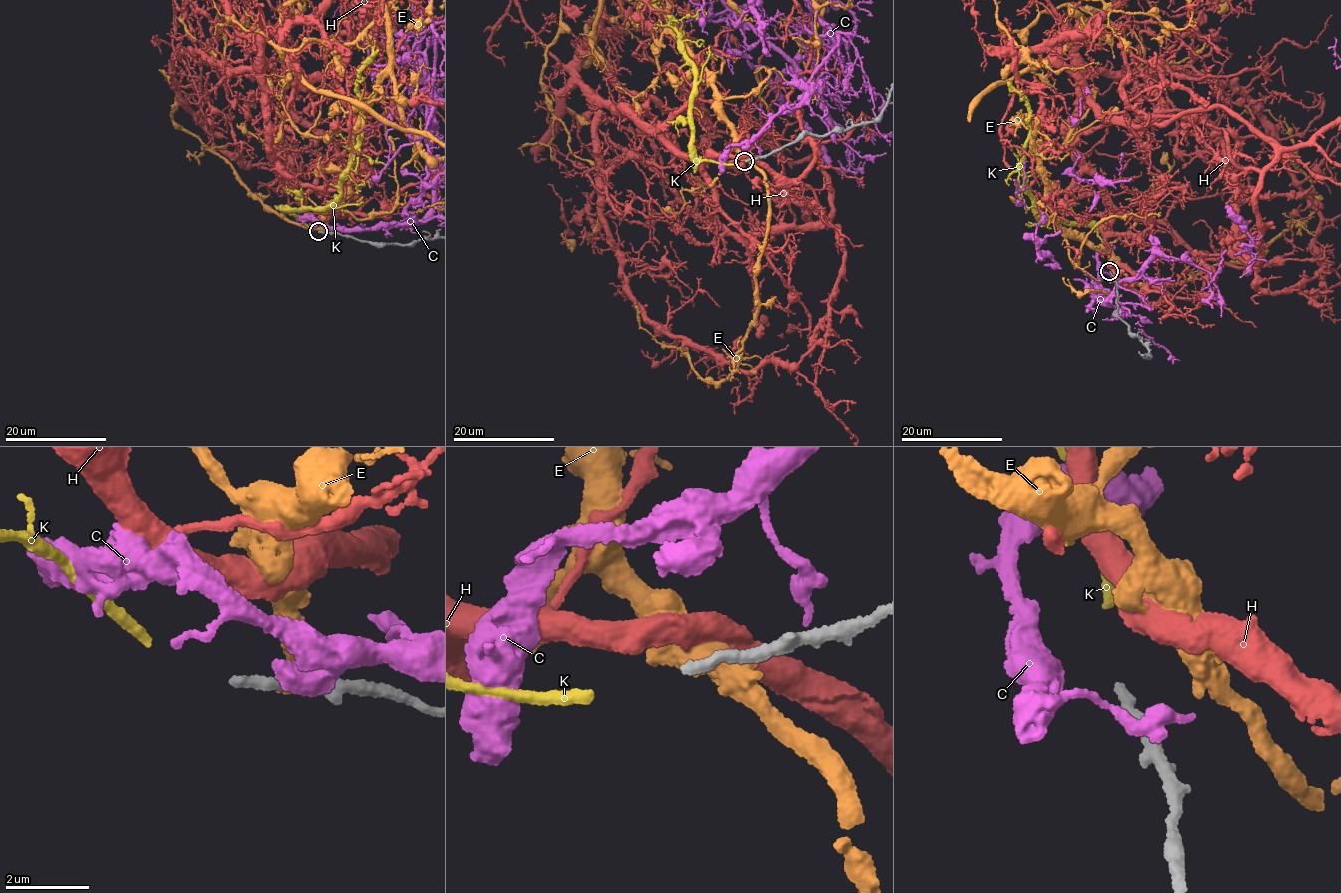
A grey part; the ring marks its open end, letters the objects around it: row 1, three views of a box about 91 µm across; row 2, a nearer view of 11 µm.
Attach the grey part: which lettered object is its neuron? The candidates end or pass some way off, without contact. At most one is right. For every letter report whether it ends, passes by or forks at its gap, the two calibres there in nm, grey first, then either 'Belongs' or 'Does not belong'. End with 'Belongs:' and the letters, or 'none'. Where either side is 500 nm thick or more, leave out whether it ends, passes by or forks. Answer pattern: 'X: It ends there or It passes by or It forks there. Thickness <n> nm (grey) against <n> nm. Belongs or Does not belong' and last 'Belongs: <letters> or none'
C: Thickness 240 nm (grey) against 700 nm. Does not belong
E: It passes by. Thickness 240 nm (grey) against 480 nm. Does not belong
H: Thickness 240 nm (grey) against 550 nm. Does not belong
K: It ends there. Thickness 240 nm (grey) against 280 nm. Belongs
Belongs: K

